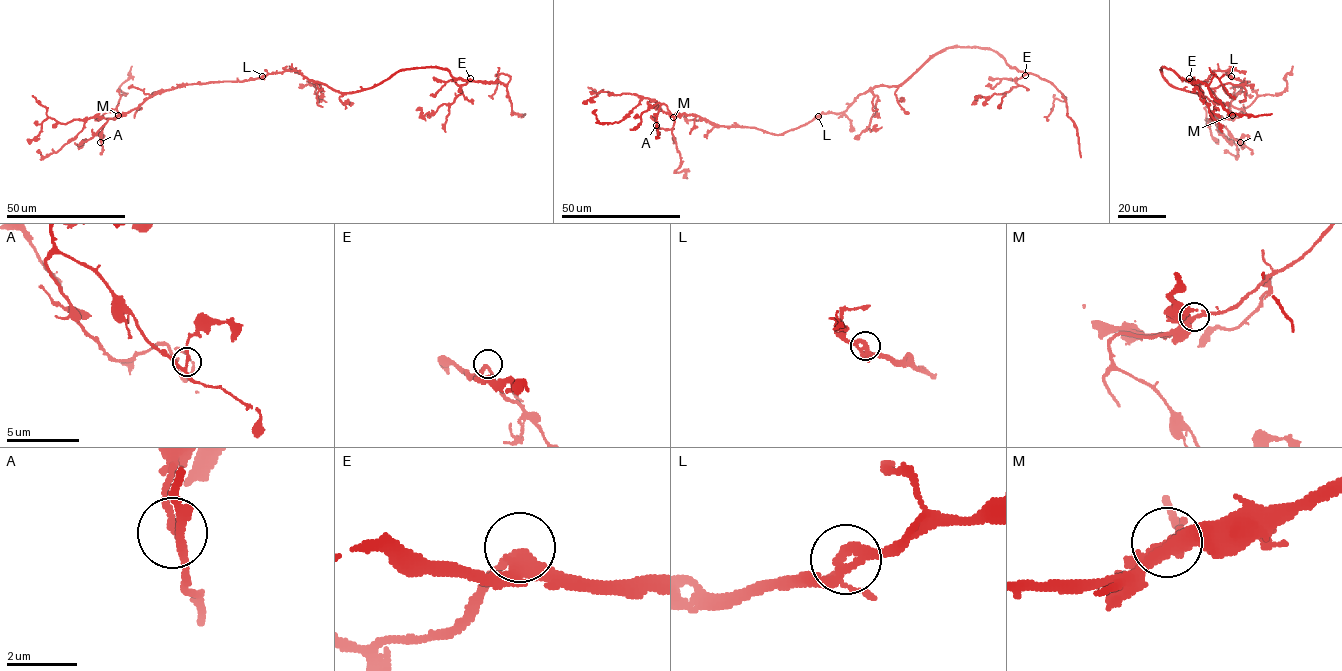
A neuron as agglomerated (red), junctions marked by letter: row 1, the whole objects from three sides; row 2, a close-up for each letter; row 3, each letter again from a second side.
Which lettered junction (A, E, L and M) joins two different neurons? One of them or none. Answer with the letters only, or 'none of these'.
none of these

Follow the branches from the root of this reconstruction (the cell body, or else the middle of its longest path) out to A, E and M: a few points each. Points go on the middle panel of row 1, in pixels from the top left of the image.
A: (857, 96), (843, 112), (822, 113), (778, 135), (672, 115), (664, 103), (656, 126)
E: (857, 96), (879, 85), (900, 85), (935, 55), (954, 46), (989, 48), (1025, 75)
M: (857, 96), (843, 112), (822, 113), (778, 135), (754, 127), (716, 126), (695, 115), (673, 117)

